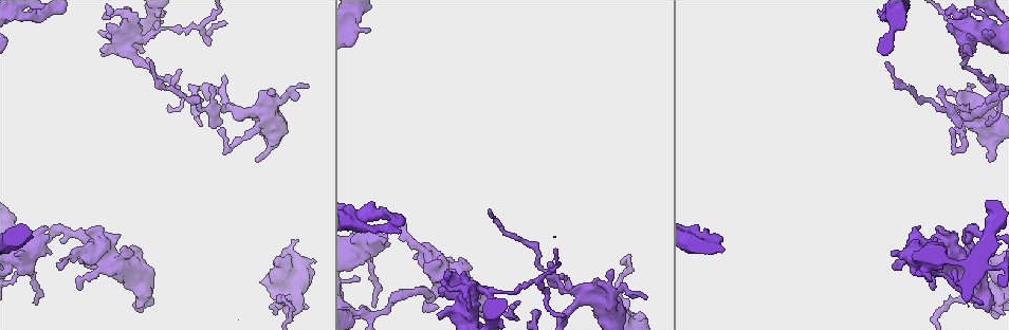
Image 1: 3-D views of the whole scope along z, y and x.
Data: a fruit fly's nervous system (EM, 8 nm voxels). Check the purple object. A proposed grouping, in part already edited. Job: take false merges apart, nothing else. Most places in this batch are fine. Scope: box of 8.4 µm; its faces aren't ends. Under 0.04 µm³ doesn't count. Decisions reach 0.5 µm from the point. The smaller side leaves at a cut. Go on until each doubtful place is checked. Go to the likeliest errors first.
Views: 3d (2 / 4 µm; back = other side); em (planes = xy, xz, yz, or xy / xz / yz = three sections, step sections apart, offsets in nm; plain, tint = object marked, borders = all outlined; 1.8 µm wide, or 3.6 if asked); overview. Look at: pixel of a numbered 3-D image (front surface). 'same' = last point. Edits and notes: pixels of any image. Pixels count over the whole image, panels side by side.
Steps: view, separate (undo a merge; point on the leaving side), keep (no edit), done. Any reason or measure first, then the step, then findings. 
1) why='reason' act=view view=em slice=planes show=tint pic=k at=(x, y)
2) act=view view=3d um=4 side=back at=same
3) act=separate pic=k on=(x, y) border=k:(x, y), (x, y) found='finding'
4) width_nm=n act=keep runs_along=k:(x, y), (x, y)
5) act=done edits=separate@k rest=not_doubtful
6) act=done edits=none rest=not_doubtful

why='calibre changes' act=view view=em slice=xy step=16 show=tint pic=1 at=(360, 311)

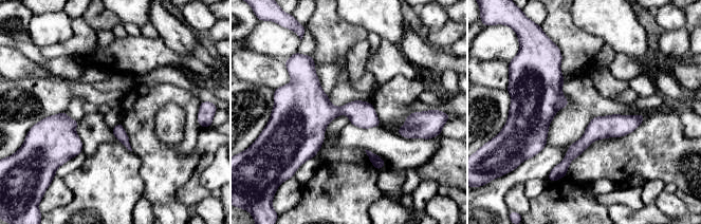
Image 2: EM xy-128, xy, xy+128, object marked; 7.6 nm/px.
act=view view=em slice=planes show=tint at=same

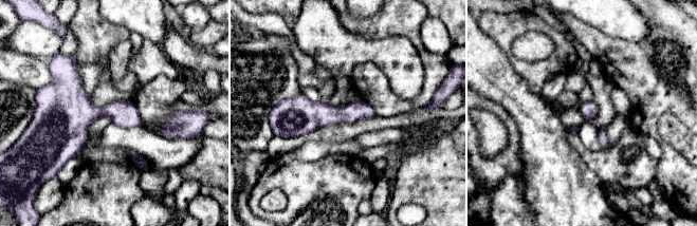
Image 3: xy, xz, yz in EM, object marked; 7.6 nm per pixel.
act=keep found='continuous, no second neuron'

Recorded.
why='thick turns thin' act=view view=em slice=planes show=tint pic=1 at=(961, 258)

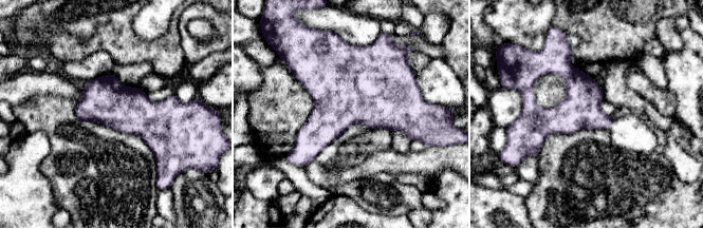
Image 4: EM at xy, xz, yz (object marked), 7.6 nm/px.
act=keep found='continuous, no second neuron'

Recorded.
why='a narrow waist' act=view view=3d um=4 pic=1 at=(226, 110)

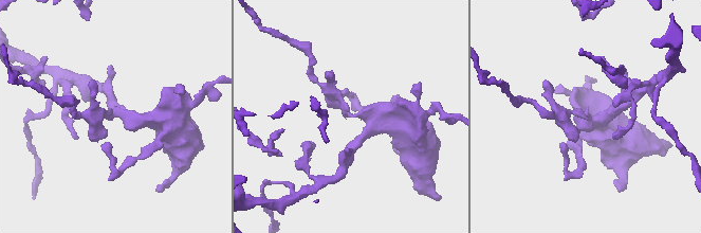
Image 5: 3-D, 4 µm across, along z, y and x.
why='shape alone is not enough' act=view view=em slice=xy step=8 show=tint pic=5 at=(587, 115)

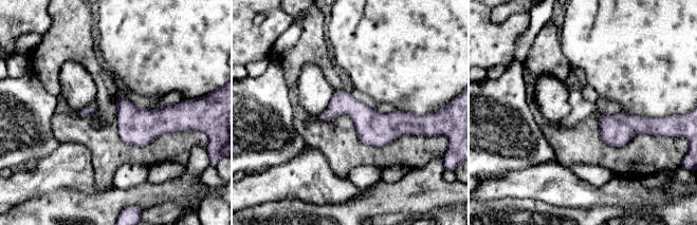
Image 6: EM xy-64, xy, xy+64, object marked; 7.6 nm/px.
act=view view=em slice=planes show=tint at=same

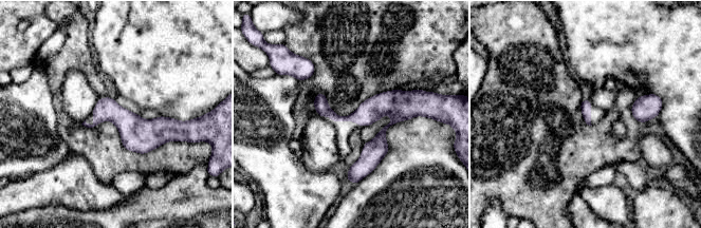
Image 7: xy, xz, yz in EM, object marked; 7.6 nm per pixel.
width_nm=80 act=keep runs_along=7:(316, 102), (337, 118), (414, 113) found='continuous, no second neuron'

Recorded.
why='sharp bend' act=view view=3d um=4 pic=1 at=(970, 33)

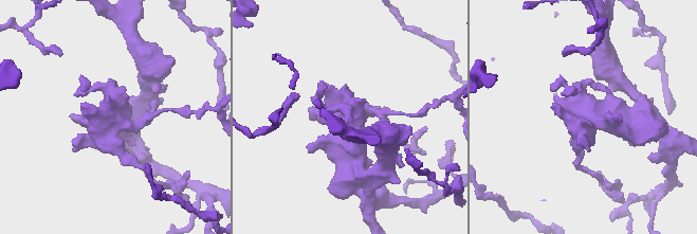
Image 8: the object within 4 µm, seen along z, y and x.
why='need the tissue' act=view view=em slice=planes show=tint pic=8 at=(115, 119)

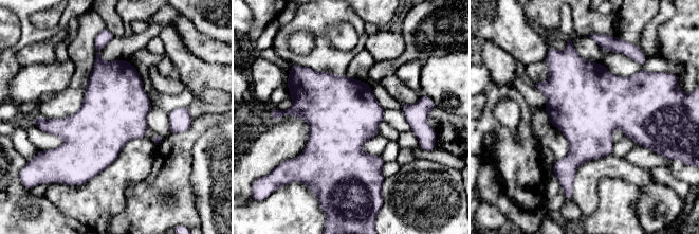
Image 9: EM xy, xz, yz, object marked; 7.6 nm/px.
act=keep found='continuous, no second neuron'

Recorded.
why='calibre changes' act=view view=3d um=4 pic=1 at=(294, 302)

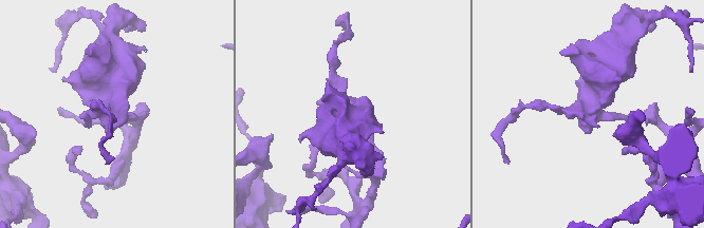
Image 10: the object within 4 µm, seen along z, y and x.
act=view view=em um=3.6 slice=yz step=4 show=tint pic=10 at=(584, 108)

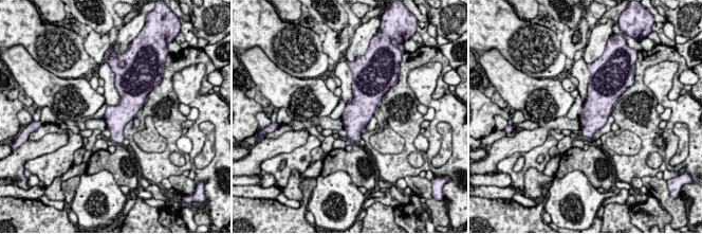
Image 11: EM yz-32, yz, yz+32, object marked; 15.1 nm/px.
act=view view=em um=3.6 slice=planes show=tint at=same

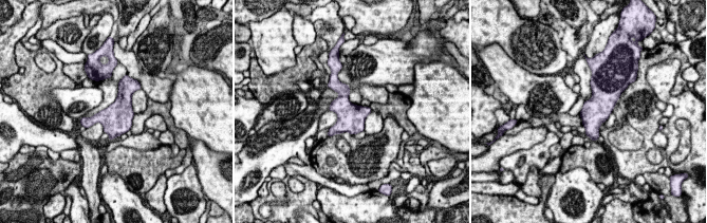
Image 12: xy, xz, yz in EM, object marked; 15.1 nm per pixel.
width_nm=420 act=keep found='continuous, no second neuron'

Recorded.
why='sudden change in width' act=view view=em um=3.6 slice=planes show=tint pic=1 at=(91, 255)

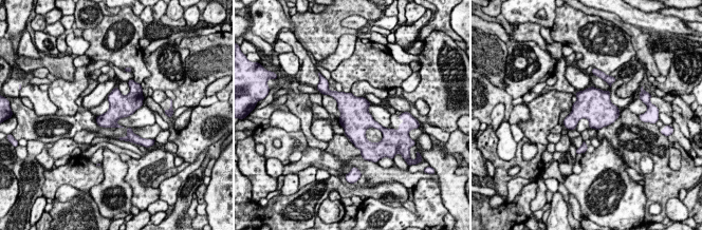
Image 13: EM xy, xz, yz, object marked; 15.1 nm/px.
width_nm=340 act=keep found='all the same neuron'

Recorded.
act=done edits=none rest=not_doubtful

